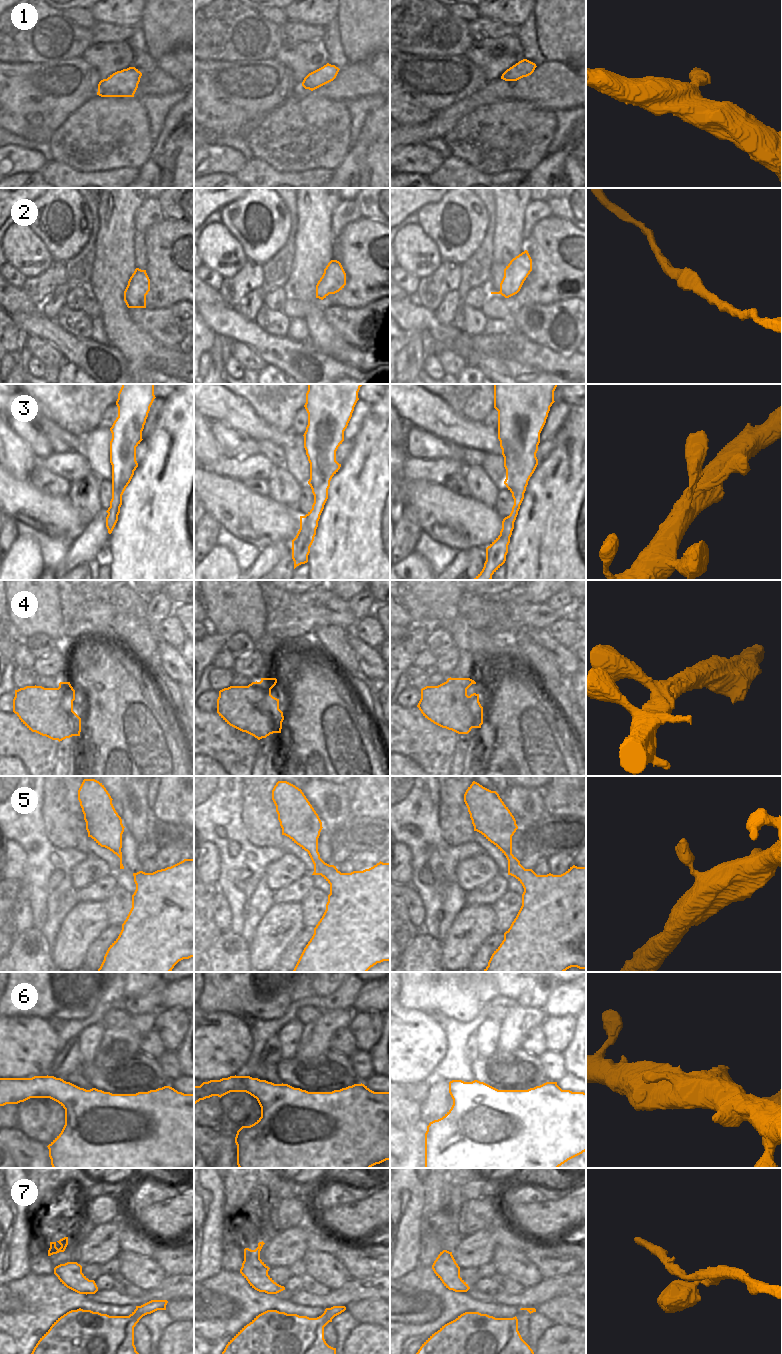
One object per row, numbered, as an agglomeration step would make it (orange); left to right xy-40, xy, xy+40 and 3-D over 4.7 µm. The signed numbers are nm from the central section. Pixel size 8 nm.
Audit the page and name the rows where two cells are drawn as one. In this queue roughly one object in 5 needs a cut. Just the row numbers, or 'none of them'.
none of them

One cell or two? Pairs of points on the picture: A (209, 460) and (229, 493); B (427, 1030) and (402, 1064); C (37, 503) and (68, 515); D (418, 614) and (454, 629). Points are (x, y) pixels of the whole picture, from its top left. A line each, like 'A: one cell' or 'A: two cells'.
A: two cells
B: one cell
C: one cell
D: two cells

